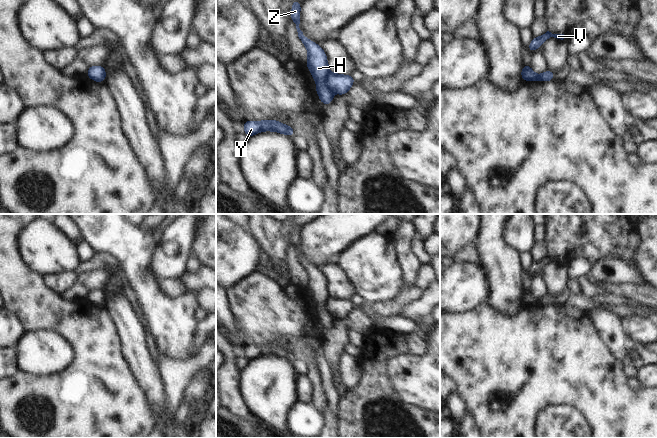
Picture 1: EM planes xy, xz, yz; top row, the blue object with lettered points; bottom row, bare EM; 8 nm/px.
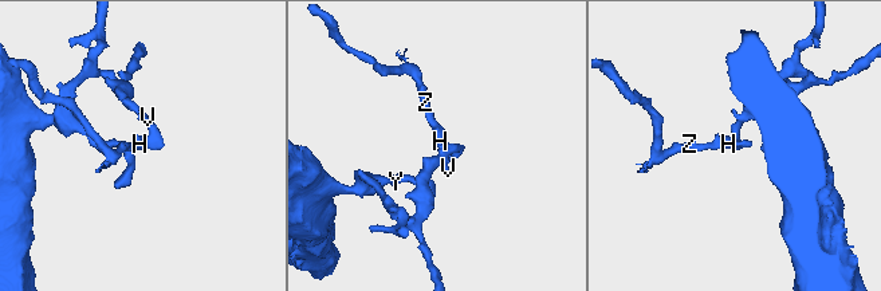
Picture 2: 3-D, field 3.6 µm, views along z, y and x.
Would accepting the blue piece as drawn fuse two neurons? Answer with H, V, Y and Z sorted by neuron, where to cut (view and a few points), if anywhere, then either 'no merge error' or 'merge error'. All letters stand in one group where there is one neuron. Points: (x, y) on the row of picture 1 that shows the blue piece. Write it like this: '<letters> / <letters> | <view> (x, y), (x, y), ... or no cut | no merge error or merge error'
H Z / V Y | xz (329, 71), (325, 81), (329, 89) | merge error

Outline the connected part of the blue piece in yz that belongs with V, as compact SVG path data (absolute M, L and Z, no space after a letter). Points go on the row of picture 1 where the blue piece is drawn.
M547 31L545 34L543 34L540 37L533 37L533 40L531 42L531 44L529 46L527 46L526 48L530 51L530 52L535 52L536 49L539 46L542 46L543 43L549 38L549 37L554 37L557 39L564 39L564 34L552 34L551 32Z

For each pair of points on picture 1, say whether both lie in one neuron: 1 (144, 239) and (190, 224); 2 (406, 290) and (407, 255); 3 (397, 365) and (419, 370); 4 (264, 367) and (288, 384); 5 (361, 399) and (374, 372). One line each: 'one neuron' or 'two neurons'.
1: two neurons
2: two neurons
3: one neuron
4: one neuron
5: one neuron

